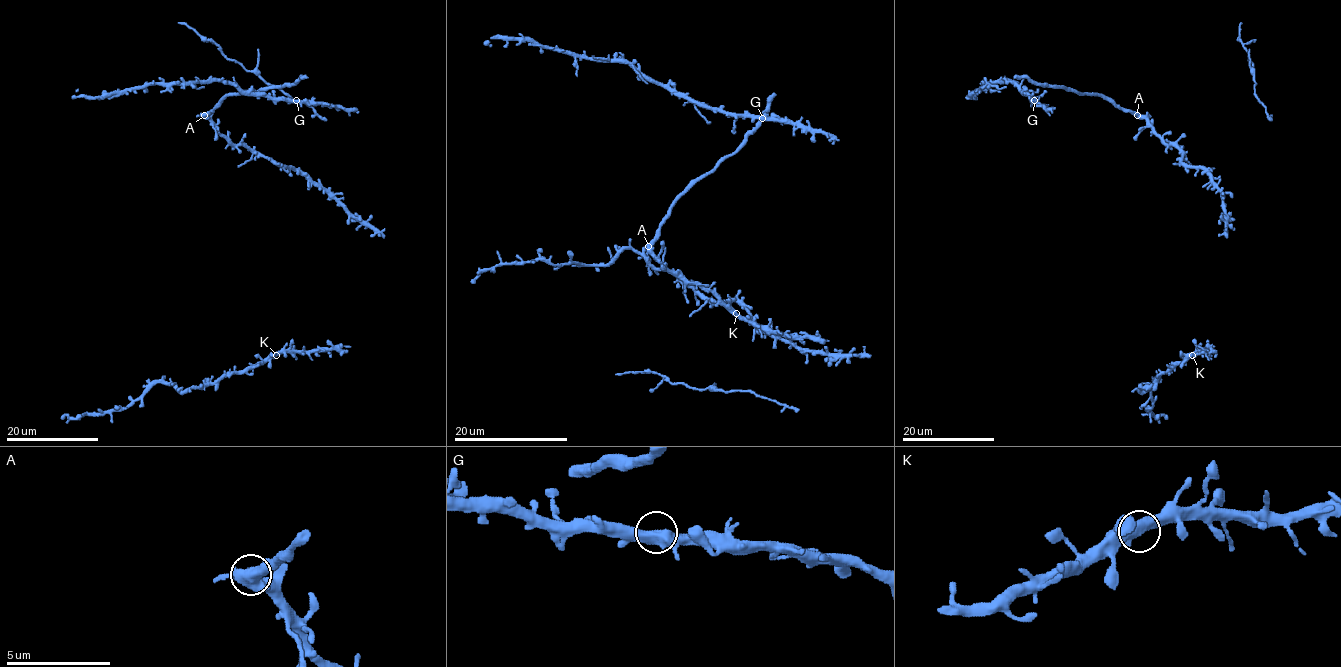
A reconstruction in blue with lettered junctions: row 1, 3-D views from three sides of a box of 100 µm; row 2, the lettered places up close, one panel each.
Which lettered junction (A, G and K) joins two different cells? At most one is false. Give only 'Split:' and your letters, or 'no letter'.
Split: A

